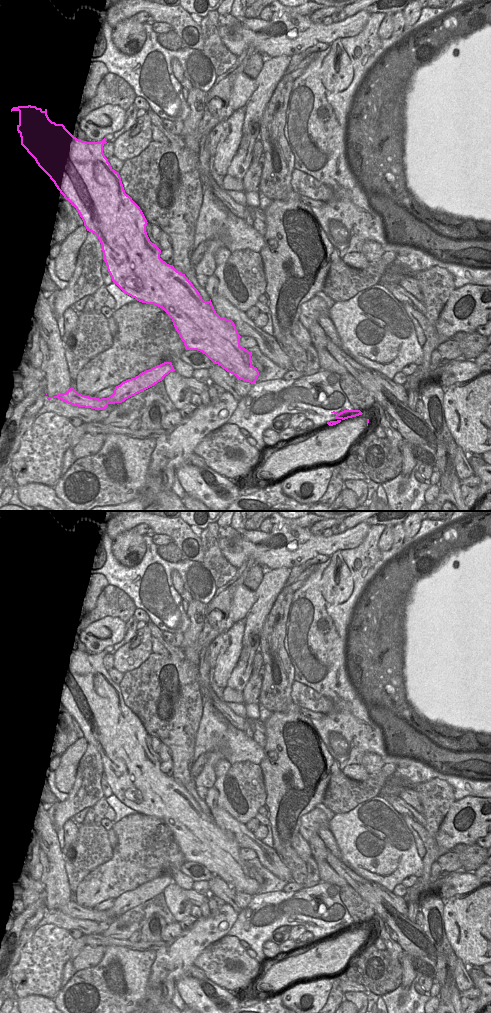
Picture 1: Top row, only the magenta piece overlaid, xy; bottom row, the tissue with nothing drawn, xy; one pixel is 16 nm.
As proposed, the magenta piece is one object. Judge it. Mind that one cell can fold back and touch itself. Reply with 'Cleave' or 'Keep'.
Cleave.

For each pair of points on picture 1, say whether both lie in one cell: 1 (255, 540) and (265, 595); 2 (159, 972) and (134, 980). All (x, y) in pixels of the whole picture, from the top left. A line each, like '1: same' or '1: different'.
1: different
2: different

